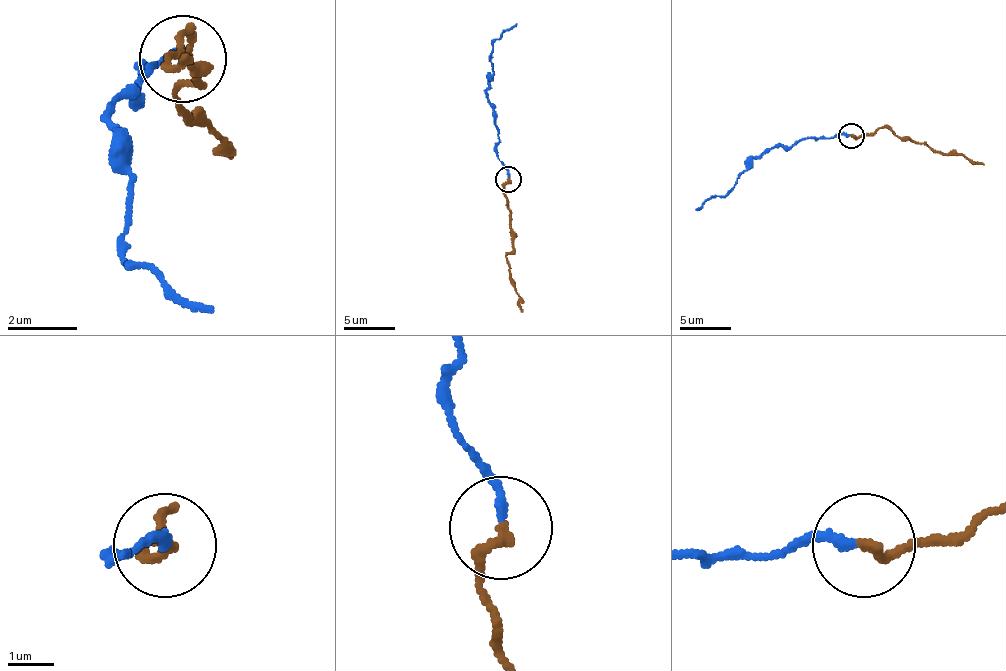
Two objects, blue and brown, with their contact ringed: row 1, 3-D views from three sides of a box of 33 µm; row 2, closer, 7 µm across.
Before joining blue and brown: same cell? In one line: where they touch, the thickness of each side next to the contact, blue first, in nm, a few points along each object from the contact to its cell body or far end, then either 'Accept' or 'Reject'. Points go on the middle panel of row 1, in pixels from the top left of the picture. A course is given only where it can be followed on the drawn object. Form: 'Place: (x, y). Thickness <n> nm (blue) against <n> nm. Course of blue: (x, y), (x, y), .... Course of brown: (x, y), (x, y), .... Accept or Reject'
Place: (508, 179). Thickness 180 nm (blue) against 240 nm. Course of blue: (509, 177), (496, 151), (498, 128), (488, 95), (488, 77), (493, 72), (491, 54), (496, 41), (516, 23). Course of brown: (509, 180), (504, 195), (514, 249), (506, 259), (522, 311). Reject

